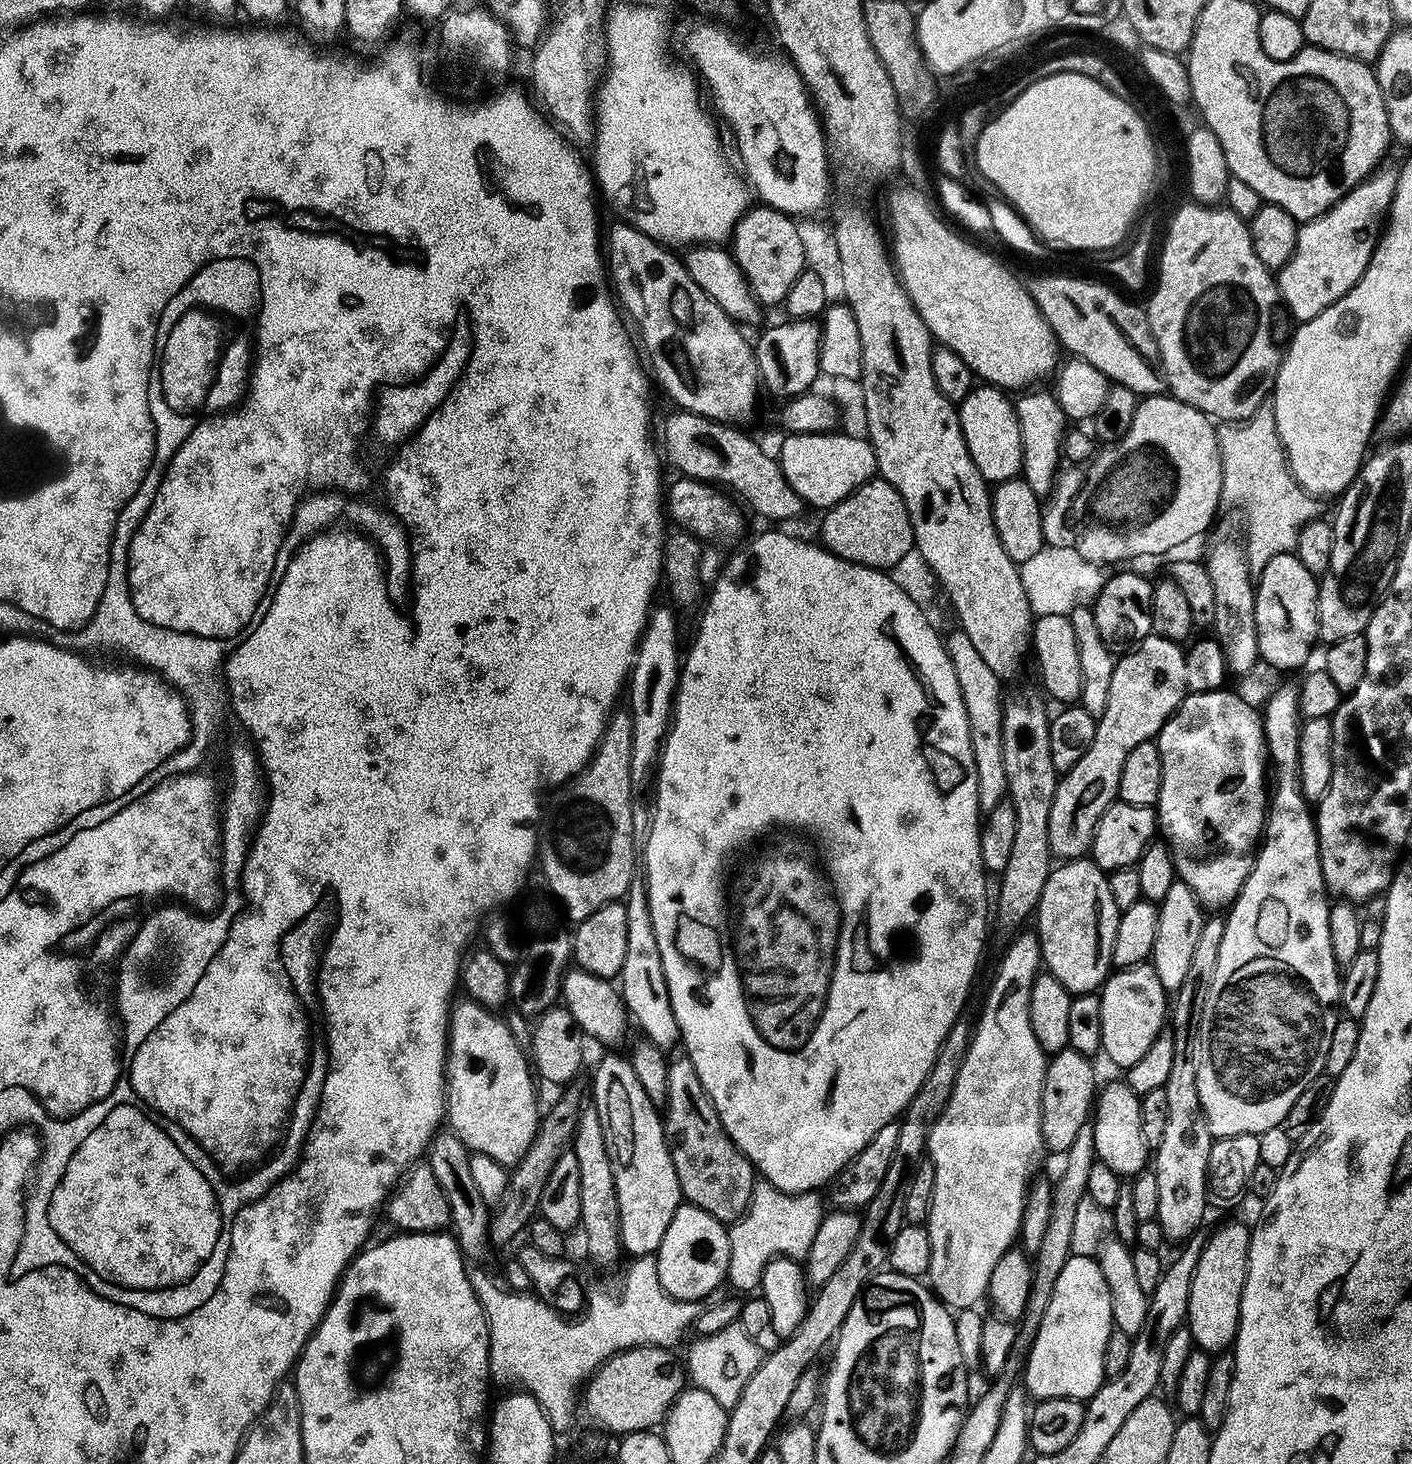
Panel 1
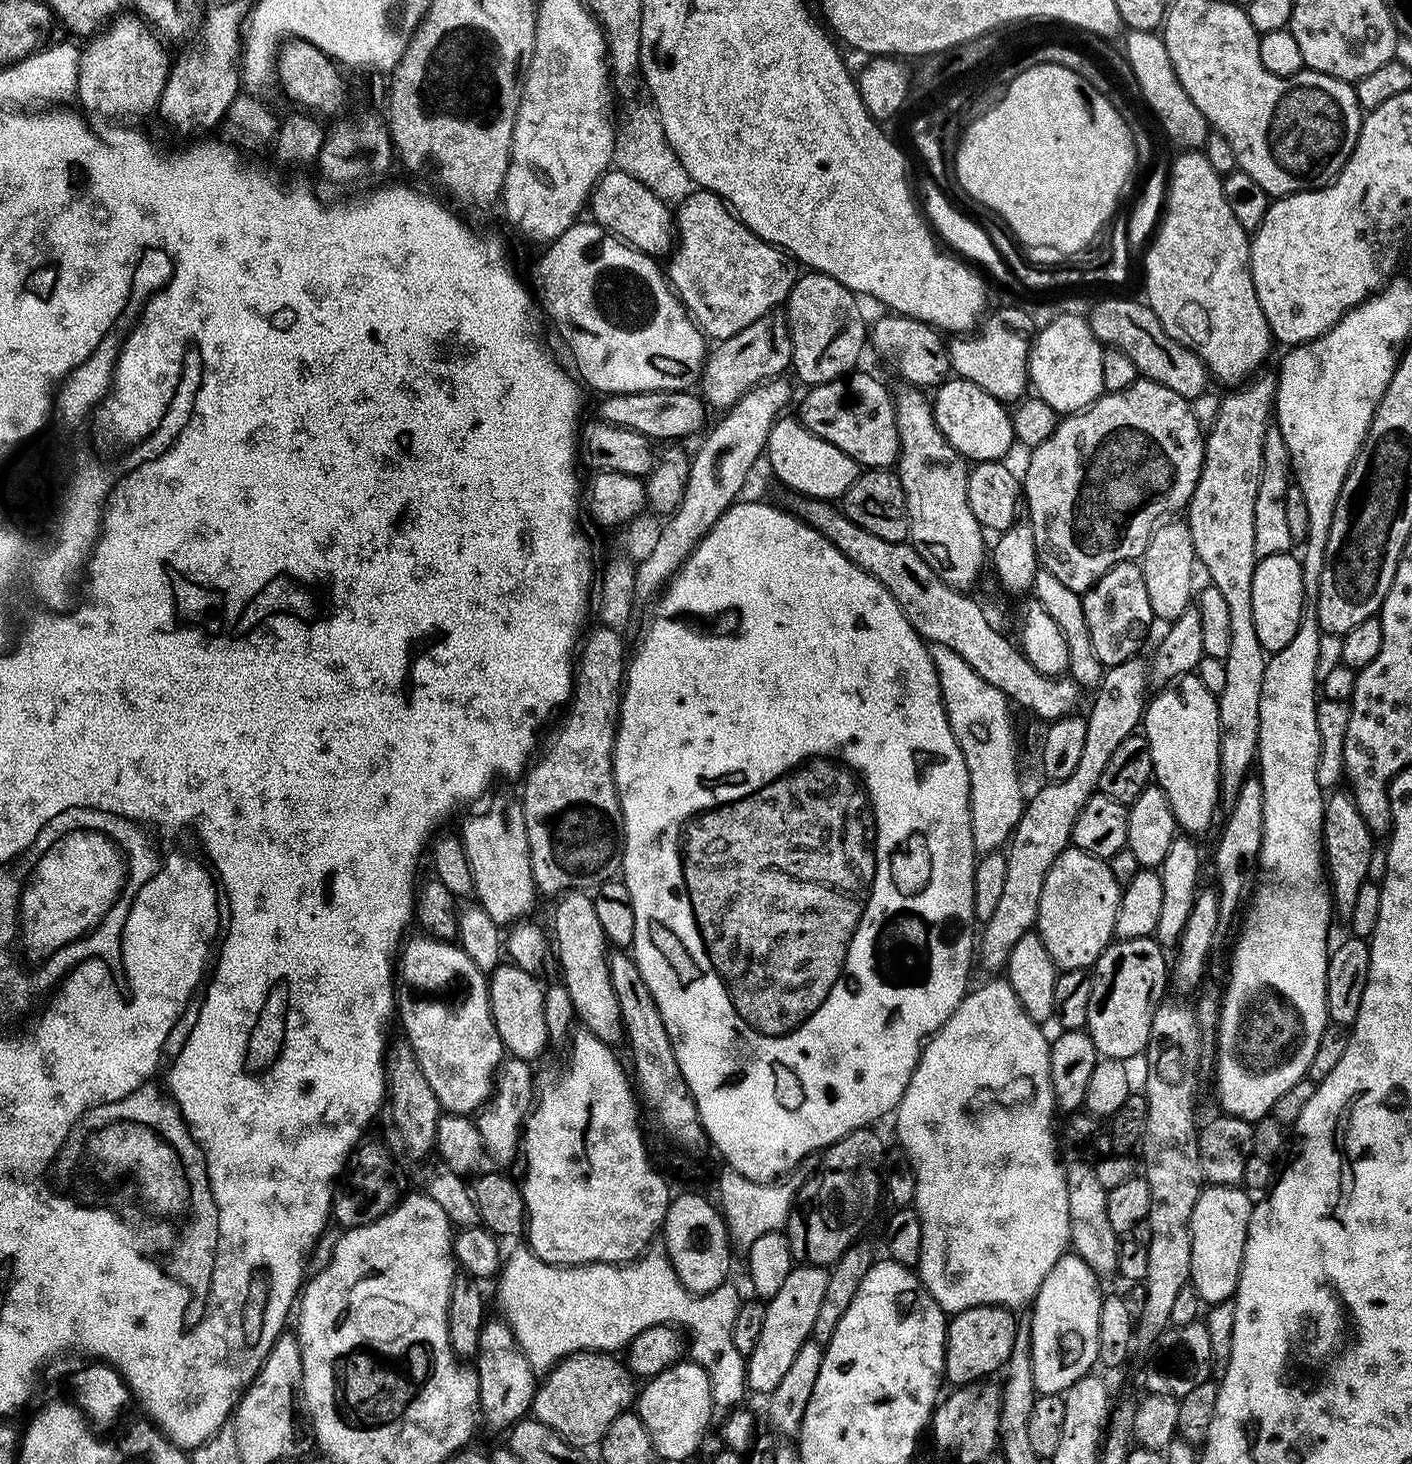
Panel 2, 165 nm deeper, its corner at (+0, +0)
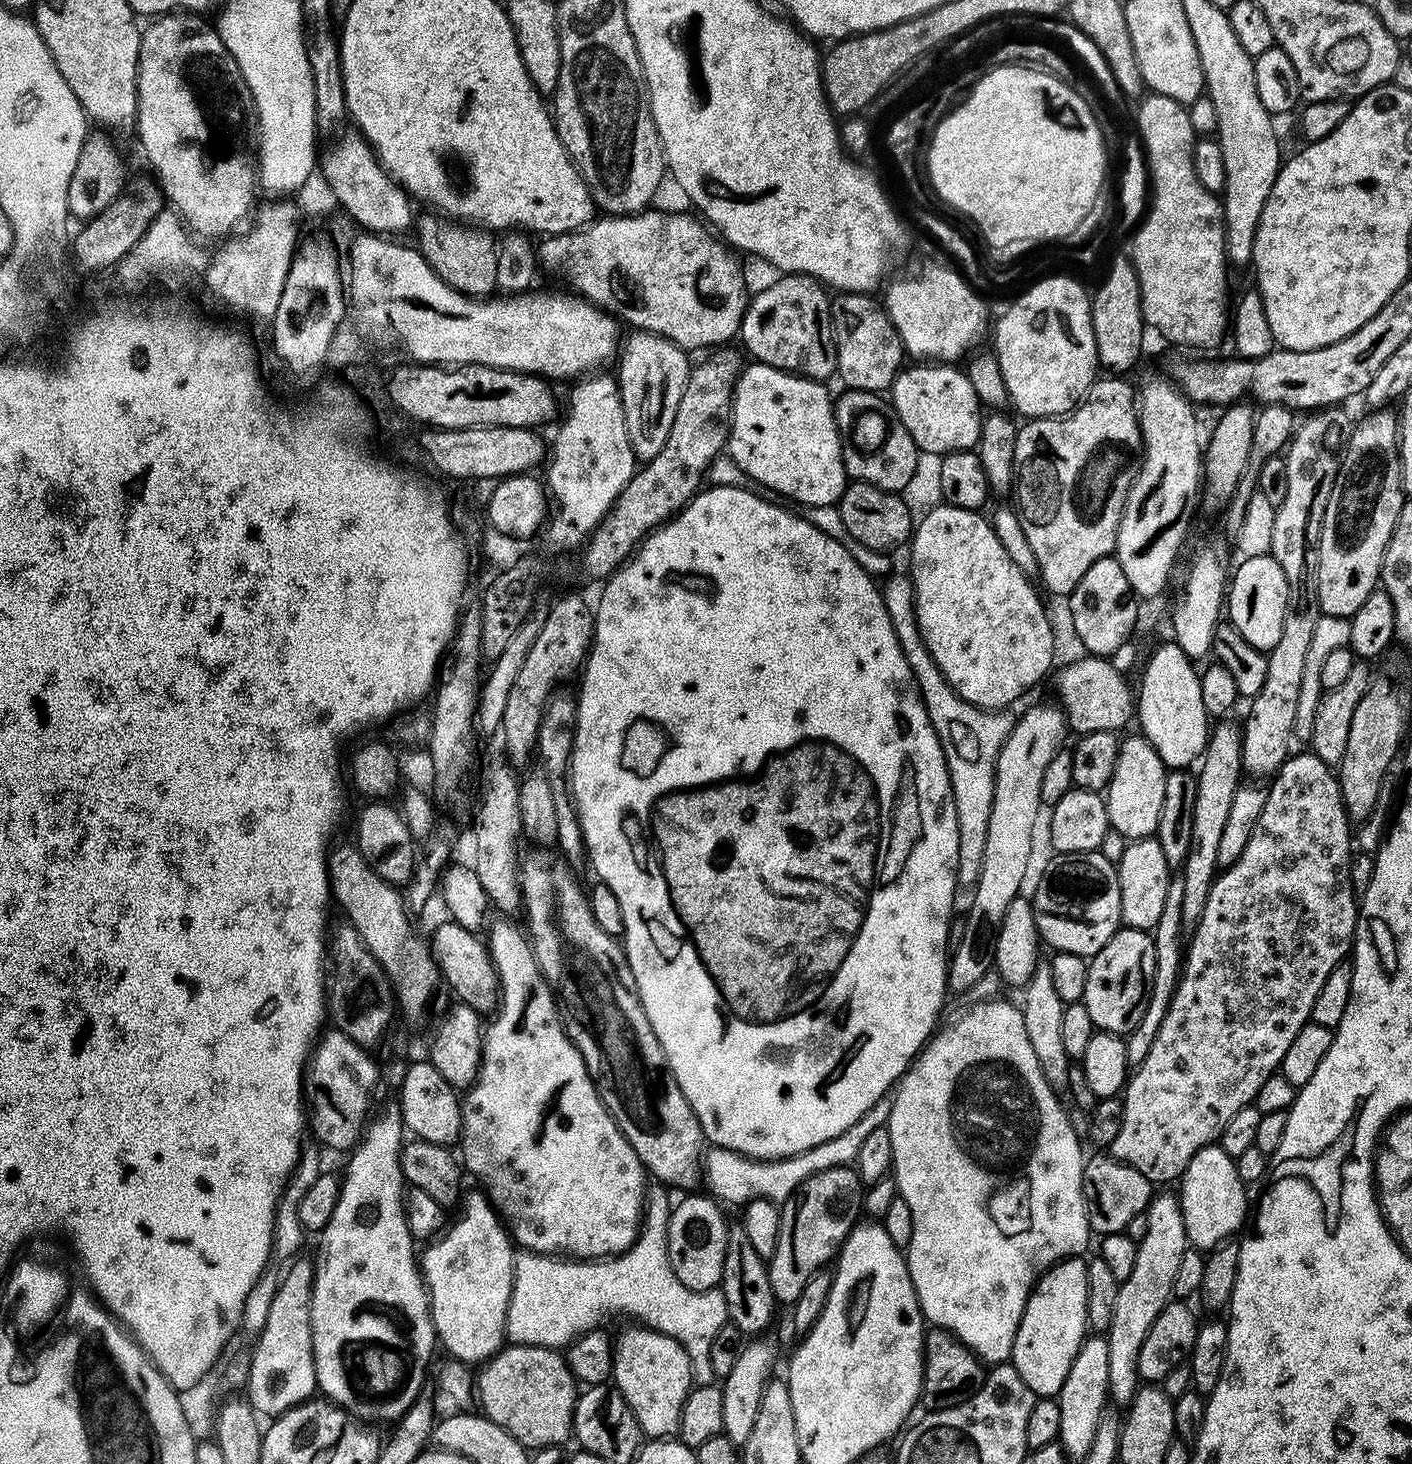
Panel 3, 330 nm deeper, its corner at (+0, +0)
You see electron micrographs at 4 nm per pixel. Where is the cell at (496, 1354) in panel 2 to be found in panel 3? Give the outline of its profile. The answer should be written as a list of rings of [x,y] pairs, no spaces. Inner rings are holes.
[[[477,1190],[466,1196],[462,1200],[460,1221],[432,1242],[437,1244],[430,1245],[425,1252],[423,1249],[422,1275],[430,1293],[432,1324],[439,1343],[448,1347],[447,1355],[451,1359],[480,1366],[495,1356],[506,1340],[514,1244],[487,1195]]]

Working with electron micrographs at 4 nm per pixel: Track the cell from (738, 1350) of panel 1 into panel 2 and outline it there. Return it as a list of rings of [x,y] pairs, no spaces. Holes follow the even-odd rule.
[[[521,1246],[511,1254],[509,1260],[507,1257],[498,1278],[498,1300],[504,1312],[502,1314],[505,1323],[516,1335],[524,1357],[537,1374],[547,1373],[573,1352],[623,1349],[640,1331],[648,1327],[669,1324],[684,1330],[689,1328],[692,1334],[691,1347],[692,1344],[696,1347],[691,1359],[700,1364],[710,1378],[713,1405],[717,1409],[734,1409],[743,1401],[740,1399],[743,1398],[744,1392],[749,1391],[746,1357],[738,1354],[732,1337],[734,1318],[738,1318],[742,1296],[735,1292],[736,1288],[732,1282],[720,1284],[712,1292],[693,1294],[681,1283],[665,1249],[656,1247],[645,1252],[639,1260],[622,1265],[557,1266],[542,1262],[534,1256],[530,1248]]]

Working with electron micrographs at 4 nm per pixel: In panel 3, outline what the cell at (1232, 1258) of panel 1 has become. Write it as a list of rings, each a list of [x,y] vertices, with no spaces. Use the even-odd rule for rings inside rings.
[[[1213,1142],[1206,1145],[1186,1166],[1183,1176],[1179,1177],[1180,1192],[1178,1199],[1180,1201],[1180,1213],[1184,1219],[1184,1235],[1187,1243],[1196,1250],[1211,1250],[1220,1247],[1225,1241],[1231,1241],[1236,1236],[1235,1232],[1244,1224],[1244,1219],[1249,1219],[1250,1204],[1248,1208],[1248,1192],[1244,1180],[1238,1178],[1236,1161],[1226,1154],[1226,1150],[1220,1148],[1219,1143]]]

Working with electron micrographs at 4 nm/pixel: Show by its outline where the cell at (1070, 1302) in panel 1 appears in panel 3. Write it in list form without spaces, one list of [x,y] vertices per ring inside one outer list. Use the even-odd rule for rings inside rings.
[[[1065,1258],[1036,1281],[1020,1319],[1010,1363],[1037,1397],[1059,1397],[1088,1331],[1088,1266],[1083,1259]]]

